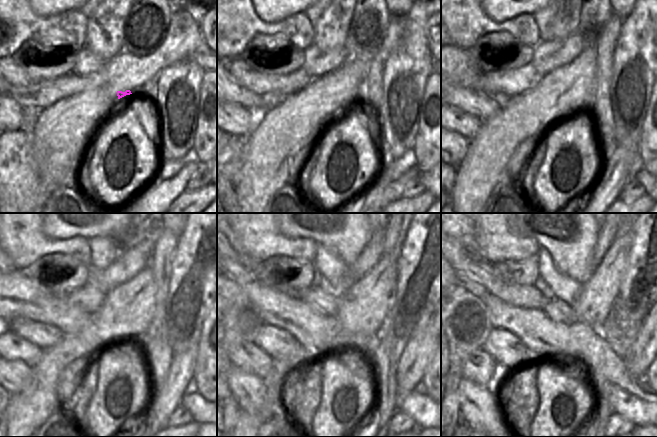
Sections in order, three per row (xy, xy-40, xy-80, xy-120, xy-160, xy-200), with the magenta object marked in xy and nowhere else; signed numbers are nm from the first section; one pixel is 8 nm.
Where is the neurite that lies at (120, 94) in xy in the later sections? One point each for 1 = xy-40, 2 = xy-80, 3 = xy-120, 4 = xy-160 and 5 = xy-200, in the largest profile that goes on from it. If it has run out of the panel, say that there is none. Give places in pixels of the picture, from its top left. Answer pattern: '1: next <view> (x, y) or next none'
1: next xy-40 (352, 73)
2: next xy-80 (579, 74)
3: next xy-120 (135, 299)
4: next xy-160 (366, 302)
5: next xy-200 (592, 306)

